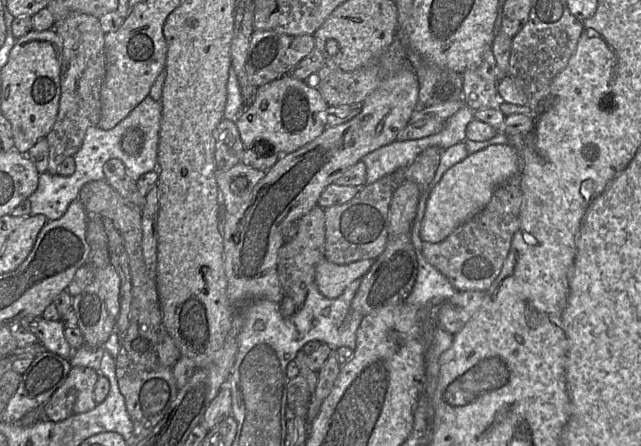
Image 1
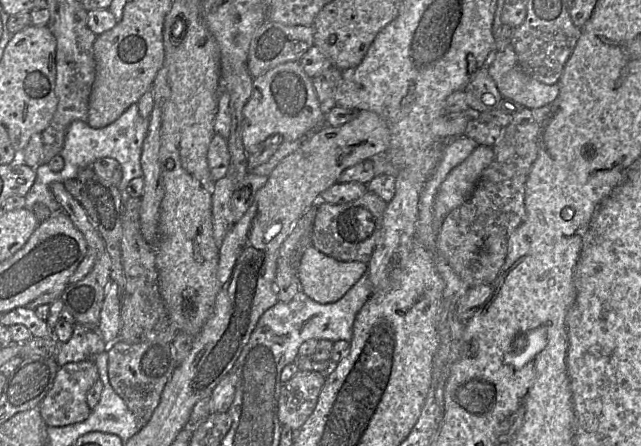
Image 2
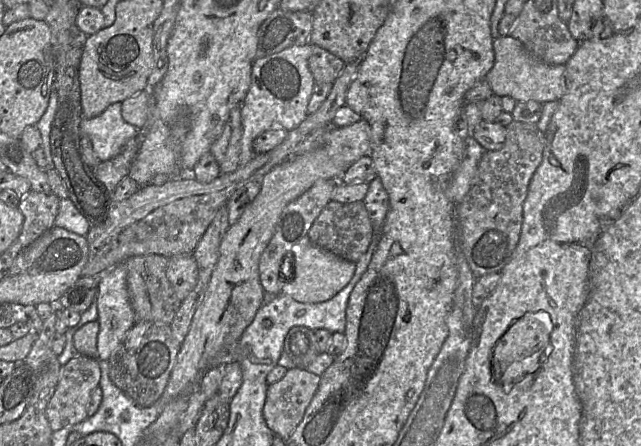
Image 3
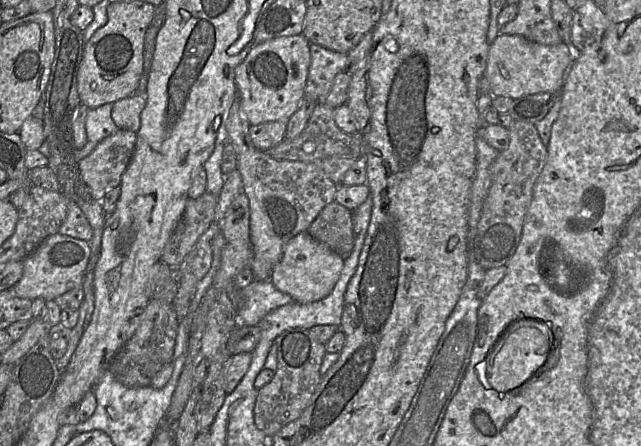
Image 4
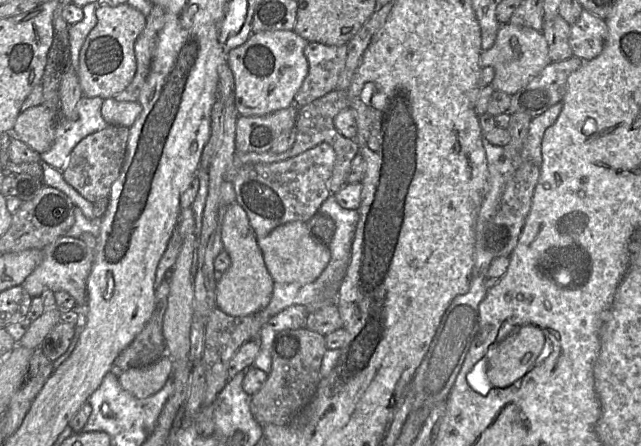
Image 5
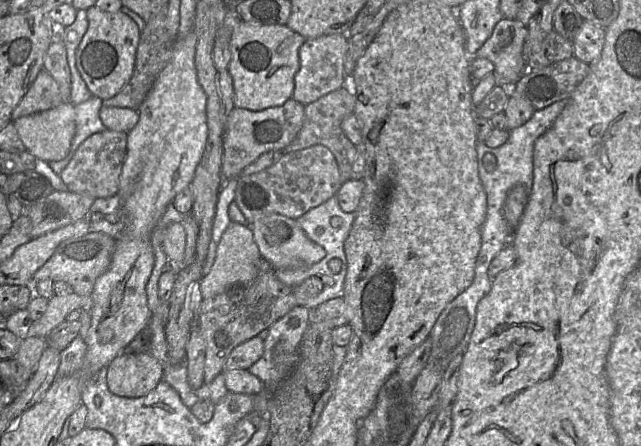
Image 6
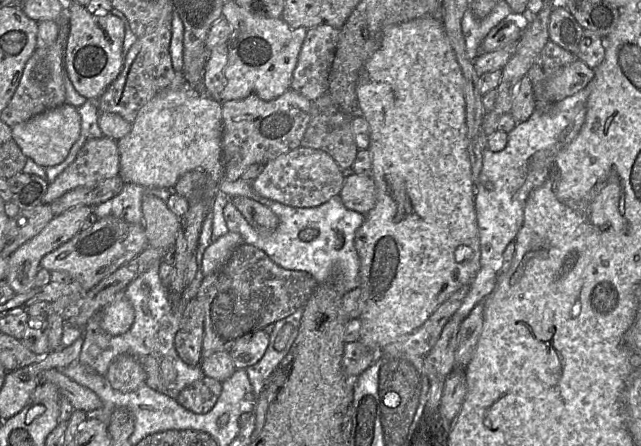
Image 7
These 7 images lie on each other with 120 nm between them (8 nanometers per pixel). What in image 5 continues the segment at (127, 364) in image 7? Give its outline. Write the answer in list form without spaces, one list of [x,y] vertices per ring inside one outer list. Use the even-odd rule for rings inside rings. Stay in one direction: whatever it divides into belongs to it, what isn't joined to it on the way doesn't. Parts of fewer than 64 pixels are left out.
[[[166,354],[157,362],[129,368],[118,375],[123,389],[137,398],[147,398],[163,388],[172,373],[173,360]]]

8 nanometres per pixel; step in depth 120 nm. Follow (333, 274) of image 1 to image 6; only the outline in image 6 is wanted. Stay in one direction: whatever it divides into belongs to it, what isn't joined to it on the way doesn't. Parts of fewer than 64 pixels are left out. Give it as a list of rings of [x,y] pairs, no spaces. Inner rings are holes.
[[[276,213],[266,214],[256,219],[251,228],[261,256],[275,270],[312,265],[321,261],[326,255],[324,247],[311,240],[296,219]]]

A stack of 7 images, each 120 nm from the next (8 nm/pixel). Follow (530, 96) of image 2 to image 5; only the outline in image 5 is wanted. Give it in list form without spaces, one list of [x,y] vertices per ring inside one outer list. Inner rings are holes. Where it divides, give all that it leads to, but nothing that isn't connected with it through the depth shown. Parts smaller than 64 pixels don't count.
[[[511,23],[500,24],[495,43],[490,49],[482,51],[480,55],[481,67],[489,66],[495,70],[491,83],[494,90],[511,96],[552,62],[549,57],[548,44],[542,32]]]

